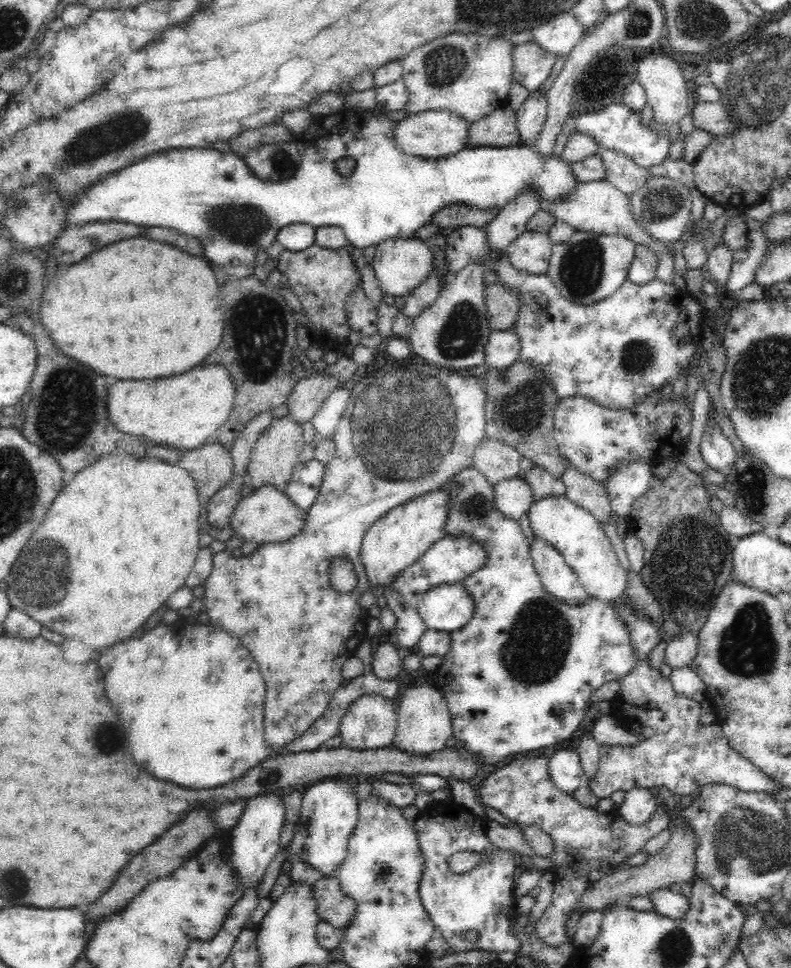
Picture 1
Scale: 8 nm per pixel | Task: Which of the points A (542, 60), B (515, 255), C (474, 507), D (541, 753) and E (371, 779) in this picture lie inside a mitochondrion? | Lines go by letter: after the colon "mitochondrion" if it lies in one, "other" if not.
A: other
B: other
C: mitochondrion
D: other
E: other

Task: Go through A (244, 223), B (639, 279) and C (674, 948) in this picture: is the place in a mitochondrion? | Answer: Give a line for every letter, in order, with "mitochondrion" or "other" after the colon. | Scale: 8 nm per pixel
A: mitochondrion
B: other
C: mitochondrion

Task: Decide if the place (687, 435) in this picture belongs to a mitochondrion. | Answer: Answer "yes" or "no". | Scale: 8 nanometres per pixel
no

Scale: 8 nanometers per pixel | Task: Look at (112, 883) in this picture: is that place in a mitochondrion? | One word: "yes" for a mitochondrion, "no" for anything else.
no

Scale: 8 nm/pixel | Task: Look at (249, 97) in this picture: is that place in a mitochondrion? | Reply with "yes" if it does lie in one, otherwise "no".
no

